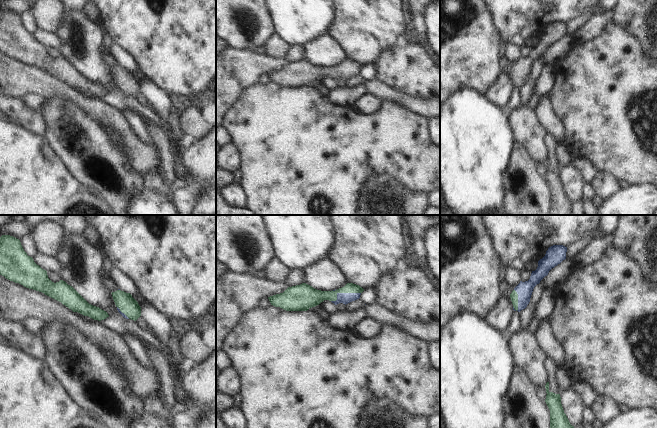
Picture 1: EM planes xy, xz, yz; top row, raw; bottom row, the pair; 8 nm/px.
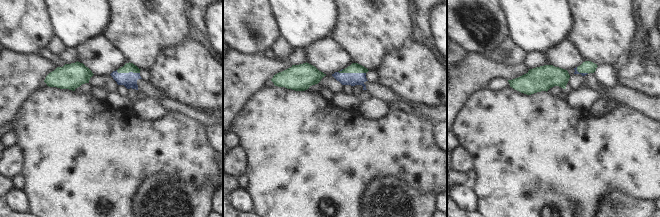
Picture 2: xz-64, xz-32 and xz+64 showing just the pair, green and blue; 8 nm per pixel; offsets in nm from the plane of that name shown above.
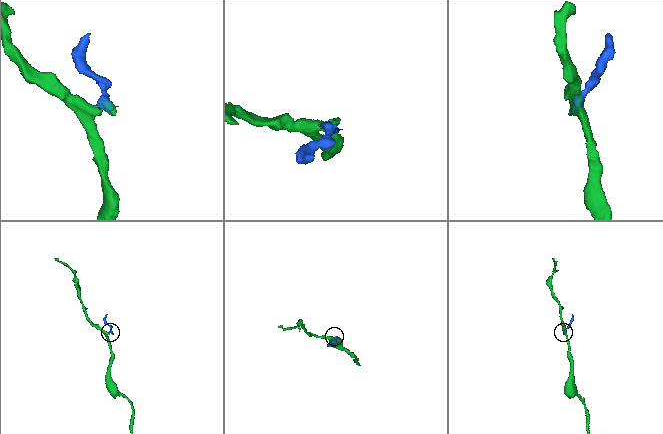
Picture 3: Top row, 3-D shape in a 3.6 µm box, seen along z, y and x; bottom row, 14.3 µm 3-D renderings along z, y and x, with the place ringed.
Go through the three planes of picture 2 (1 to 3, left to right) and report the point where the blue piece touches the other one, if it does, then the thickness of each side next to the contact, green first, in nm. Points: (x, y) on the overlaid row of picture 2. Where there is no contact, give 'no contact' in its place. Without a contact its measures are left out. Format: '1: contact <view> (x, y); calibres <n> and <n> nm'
1: contact xz-64 (128, 72); calibres 80 and 120 nm
2: contact xz-32 (352, 72); calibres 80 and 100 nm
3: contact xz+64 (581, 72); calibres 100 and 30 nm

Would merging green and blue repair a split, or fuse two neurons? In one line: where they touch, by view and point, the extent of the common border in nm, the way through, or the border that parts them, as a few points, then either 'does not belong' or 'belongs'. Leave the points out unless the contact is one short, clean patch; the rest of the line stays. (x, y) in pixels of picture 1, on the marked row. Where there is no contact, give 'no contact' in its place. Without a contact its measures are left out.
contact xz (343, 292); length 260 nm; way xz (313, 297), (336, 295), (343, 292), (345, 298); belongs

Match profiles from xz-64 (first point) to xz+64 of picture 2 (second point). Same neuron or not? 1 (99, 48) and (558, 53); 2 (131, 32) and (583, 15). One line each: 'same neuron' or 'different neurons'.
1: same neuron
2: same neuron

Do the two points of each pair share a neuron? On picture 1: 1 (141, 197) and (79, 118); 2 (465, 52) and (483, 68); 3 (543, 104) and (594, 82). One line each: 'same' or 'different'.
1: different
2: same
3: different

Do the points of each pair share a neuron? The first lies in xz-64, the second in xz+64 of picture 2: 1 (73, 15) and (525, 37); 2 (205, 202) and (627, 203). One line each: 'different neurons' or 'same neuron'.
1: same neuron
2: same neuron

